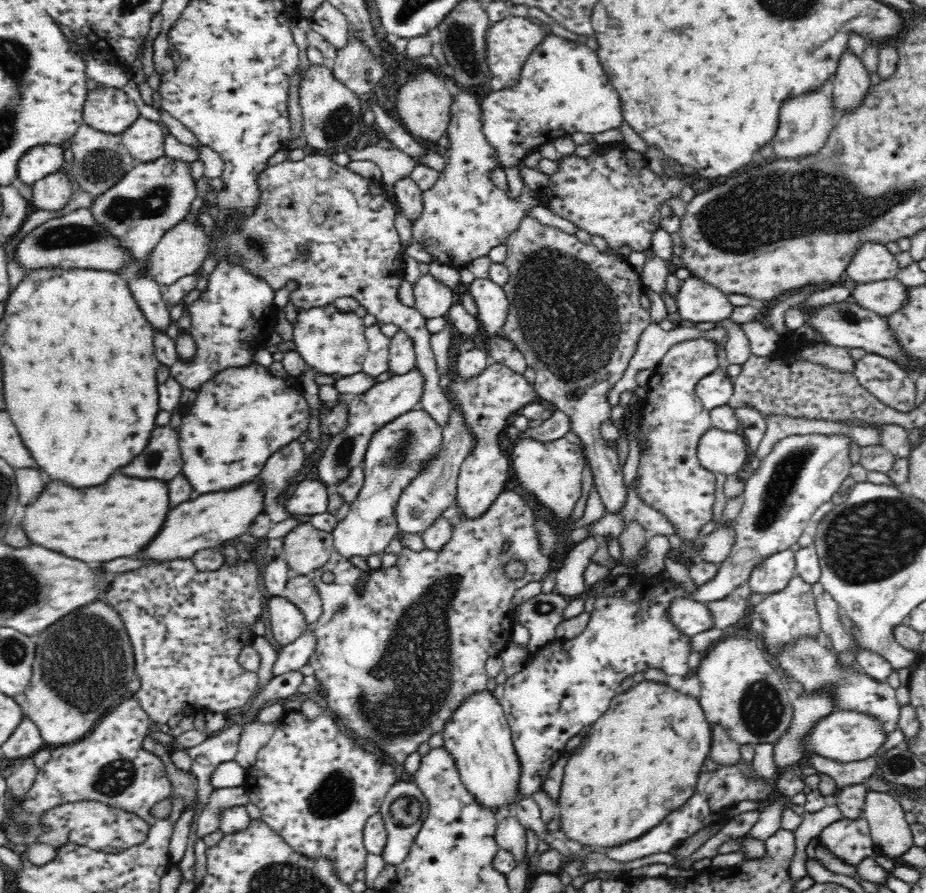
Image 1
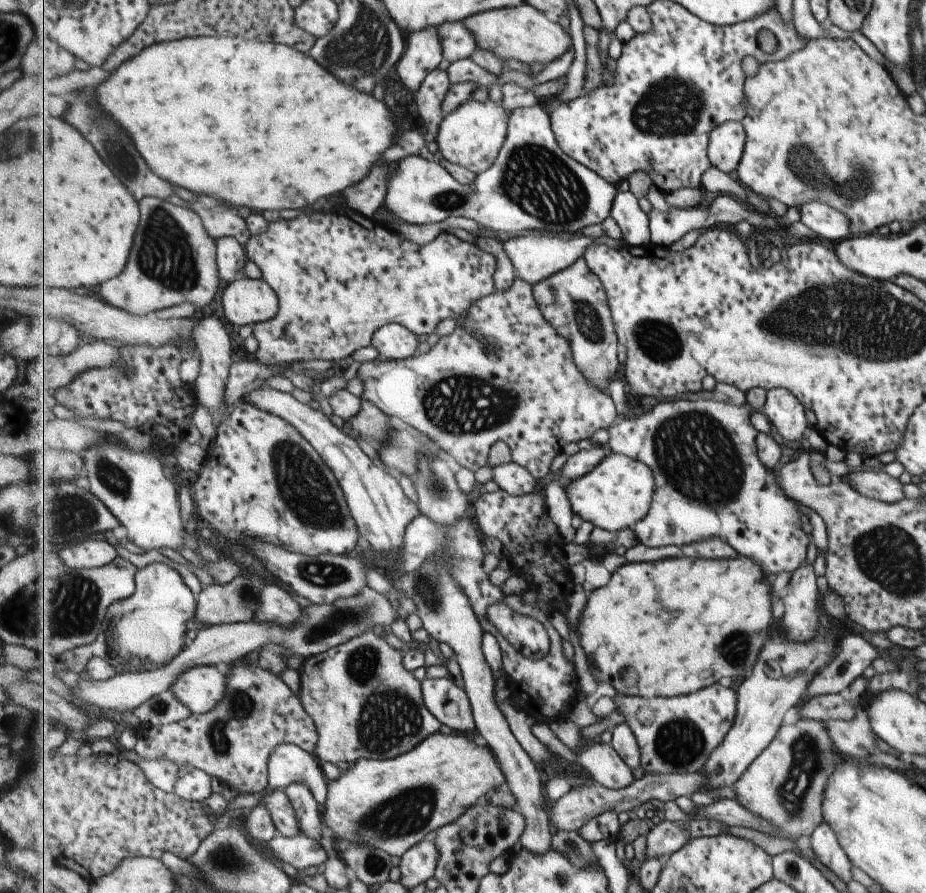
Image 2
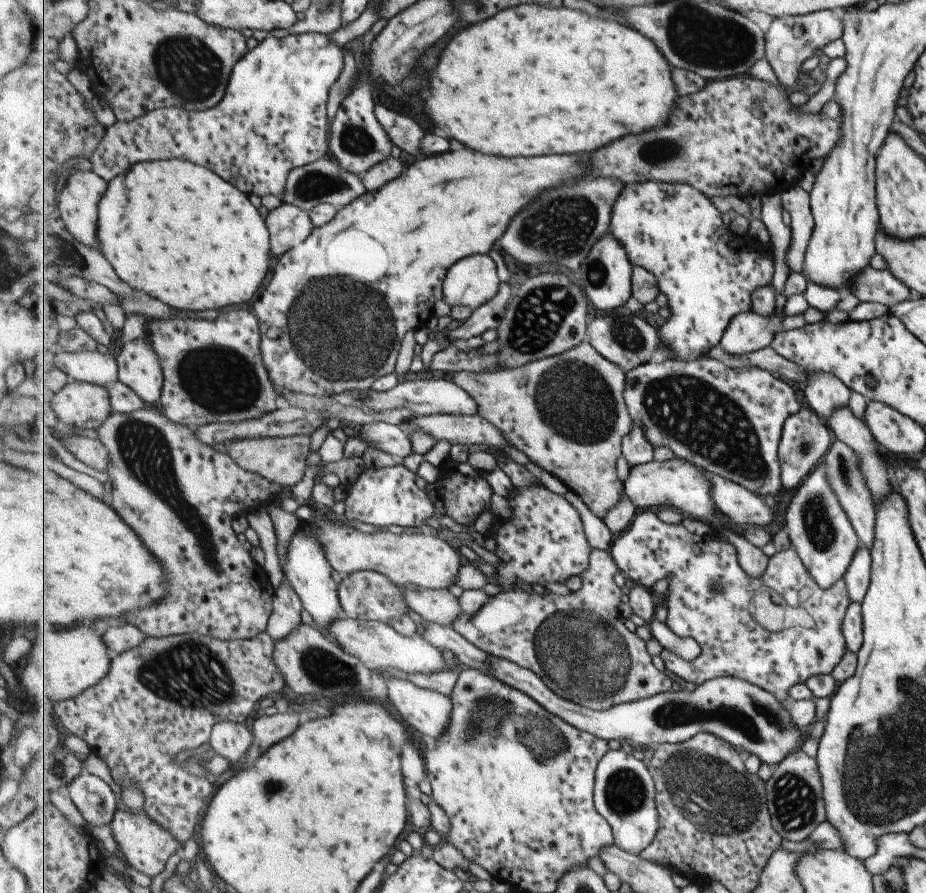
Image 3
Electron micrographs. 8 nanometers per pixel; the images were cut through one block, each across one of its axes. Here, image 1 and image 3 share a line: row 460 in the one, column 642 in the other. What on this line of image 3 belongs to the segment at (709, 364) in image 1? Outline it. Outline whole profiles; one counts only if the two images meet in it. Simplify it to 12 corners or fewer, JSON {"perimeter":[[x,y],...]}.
{"perimeter":[[612,553],[568,595],[488,597],[452,625],[596,711],[670,693],[625,626]]}

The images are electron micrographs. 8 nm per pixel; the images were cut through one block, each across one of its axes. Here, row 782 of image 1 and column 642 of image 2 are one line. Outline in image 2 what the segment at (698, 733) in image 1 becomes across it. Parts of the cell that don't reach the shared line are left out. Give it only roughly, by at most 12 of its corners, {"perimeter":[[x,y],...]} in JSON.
{"perimeter":[[745,555],[625,563],[587,599],[597,682],[647,698],[755,668]]}

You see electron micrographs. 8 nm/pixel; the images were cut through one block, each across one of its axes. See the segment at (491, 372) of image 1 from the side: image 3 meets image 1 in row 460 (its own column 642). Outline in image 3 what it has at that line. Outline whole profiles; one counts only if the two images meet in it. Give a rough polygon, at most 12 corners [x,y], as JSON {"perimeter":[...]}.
{"perimeter":[[677,457],[635,465],[624,492],[637,508],[668,504],[702,522],[712,482]]}

